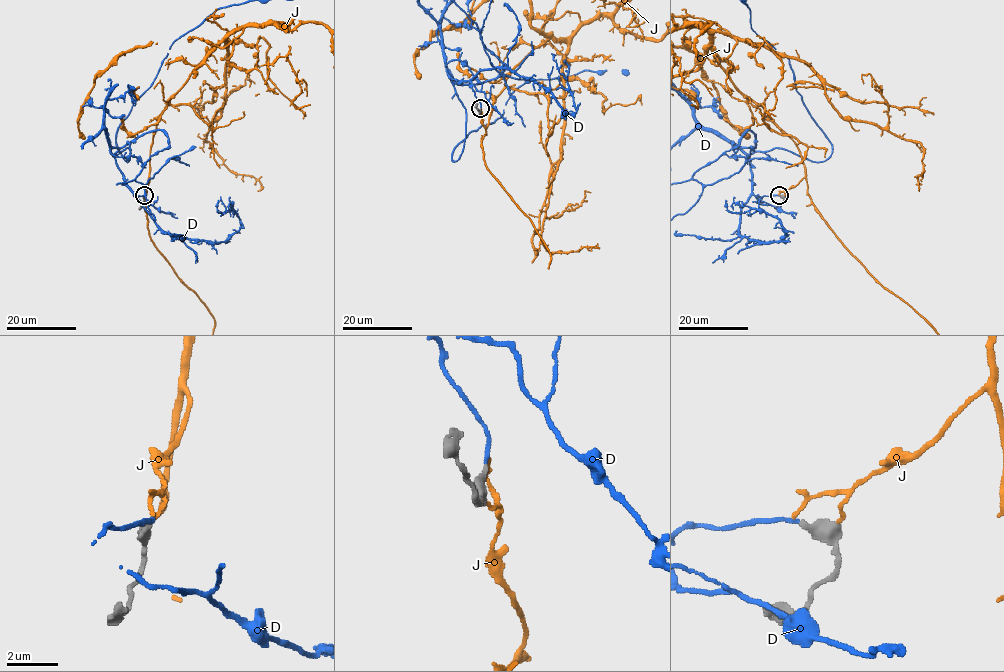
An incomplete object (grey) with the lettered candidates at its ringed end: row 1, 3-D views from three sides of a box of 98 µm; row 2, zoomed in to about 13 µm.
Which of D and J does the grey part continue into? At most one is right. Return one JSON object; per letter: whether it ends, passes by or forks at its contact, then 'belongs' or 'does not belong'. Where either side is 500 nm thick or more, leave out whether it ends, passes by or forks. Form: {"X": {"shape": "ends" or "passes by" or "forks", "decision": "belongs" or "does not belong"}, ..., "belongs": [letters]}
{"D": {"shape": "ends", "decision": "belongs"}, "J": {"shape": "ends", "decision": "does not belong"}, "belongs": ["D"]}

